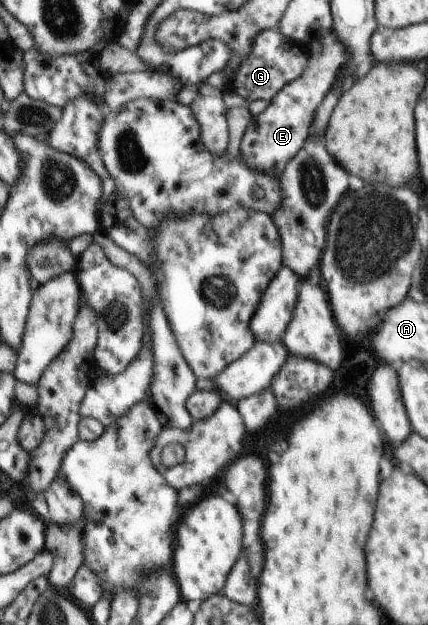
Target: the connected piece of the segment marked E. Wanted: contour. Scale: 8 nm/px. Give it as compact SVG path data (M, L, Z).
M330 30L321 41L320 49L310 53L307 66L294 81L287 83L269 101L266 109L255 115L245 129L240 144L240 153L248 167L263 174L280 177L288 162L304 147L310 137L311 123L320 102L337 81L345 63L349 60L347 49L337 40L337 35Z

